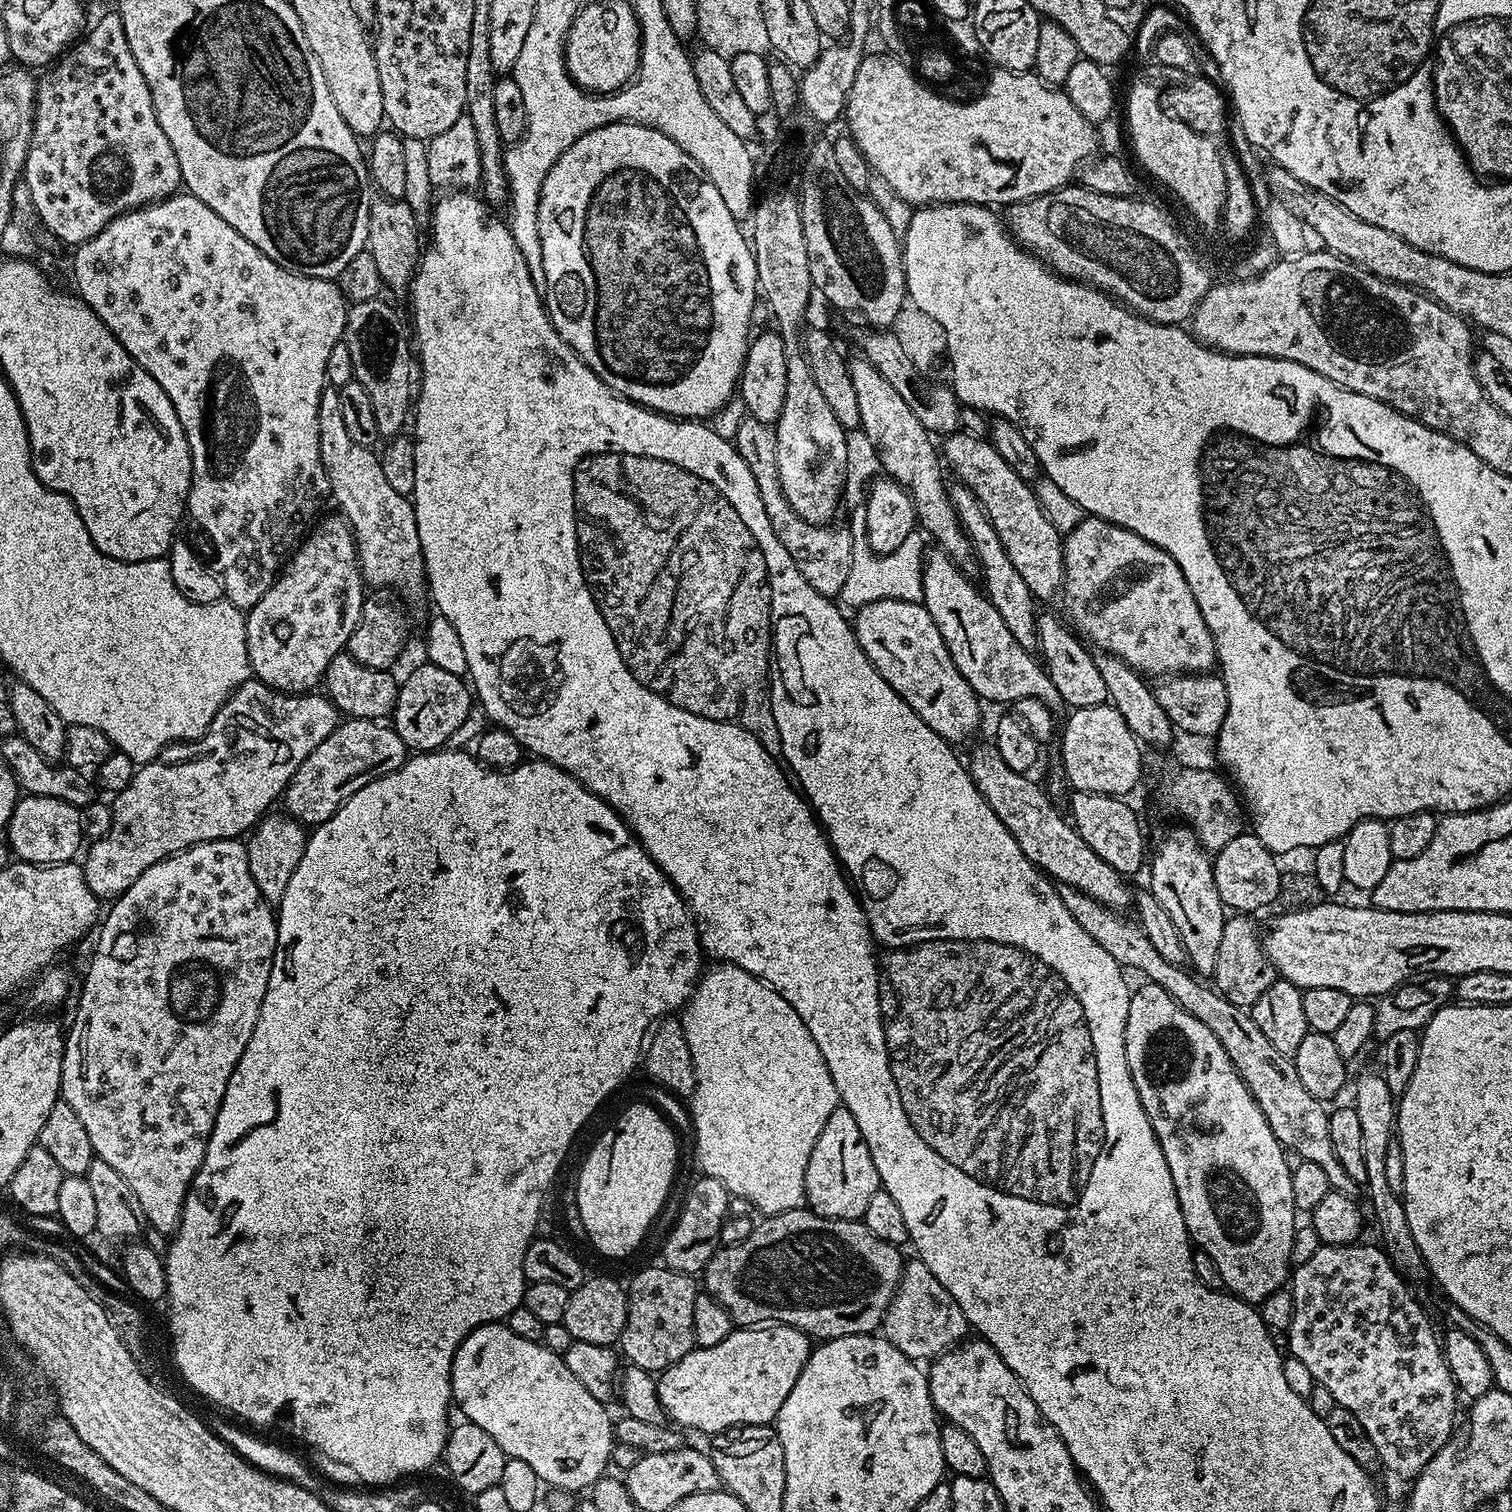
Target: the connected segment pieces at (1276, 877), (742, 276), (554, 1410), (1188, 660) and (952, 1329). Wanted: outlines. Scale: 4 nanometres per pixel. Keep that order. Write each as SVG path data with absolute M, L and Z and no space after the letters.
M1241 834L1222 846L1215 853L1212 860L1212 873L1214 874L1214 886L1218 886L1220 900L1225 909L1236 914L1256 914L1259 908L1268 908L1275 905L1280 899L1281 870L1276 864L1276 856L1256 837L1255 834Z
M607 124L590 134L582 134L570 150L554 162L550 174L542 182L538 202L538 238L542 242L542 267L546 270L546 286L542 290L546 301L548 317L564 341L580 355L580 360L590 366L606 386L623 396L677 420L707 421L707 416L720 412L734 396L740 382L740 372L744 369L744 359L748 353L752 311L758 304L758 285L756 283L756 263L752 246L747 235L740 233L741 225L726 210L722 194L714 187L714 182L706 178L702 166L678 146L666 134L641 124Z
M507 1323L483 1324L482 1327L474 1329L458 1346L452 1363L452 1398L455 1407L460 1407L460 1412L464 1415L461 1417L467 1423L482 1426L482 1430L486 1430L486 1434L490 1434L490 1438L498 1442L505 1457L526 1462L526 1466L530 1466L530 1470L534 1470L534 1474L538 1474L538 1478L549 1489L580 1494L583 1488L584 1491L591 1489L592 1485L609 1471L614 1439L614 1420L613 1417L608 1417L608 1412L604 1409L607 1408L605 1401L594 1398L594 1394L590 1394L590 1390L586 1390L586 1386L582 1386L582 1382L578 1382L578 1378L570 1374L570 1366L566 1366L562 1356L554 1354L554 1350L550 1350L542 1342L526 1342L526 1338L514 1334L514 1330L510 1330Z
M1085 515L1063 537L1062 597L1071 627L1093 649L1109 652L1145 678L1208 674L1217 667L1216 643L1174 558L1129 528Z
M919 1258L909 1259L900 1275L898 1290L884 1315L882 1325L884 1339L889 1340L894 1346L898 1346L898 1350L902 1350L902 1354L906 1354L911 1360L931 1362L948 1349L955 1348L969 1335L969 1332L968 1319L962 1314L962 1306L958 1306L958 1302L954 1302L954 1298L950 1298L950 1290L946 1290L946 1286L942 1286L942 1282L938 1282L938 1278L934 1278L934 1274L930 1274L930 1266L926 1266L926 1262L922 1262Z

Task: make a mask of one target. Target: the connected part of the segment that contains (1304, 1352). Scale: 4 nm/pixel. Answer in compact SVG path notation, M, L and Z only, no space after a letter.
M1364 1243L1326 1244L1310 1257L1310 1262L1295 1265L1290 1276L1292 1321L1288 1324L1288 1348L1336 1399L1333 1401L1358 1418L1362 1430L1374 1442L1379 1463L1396 1476L1415 1478L1453 1439L1458 1389L1444 1361L1438 1332L1436 1336L1427 1314L1408 1293L1409 1285L1397 1265L1389 1260L1383 1247Z

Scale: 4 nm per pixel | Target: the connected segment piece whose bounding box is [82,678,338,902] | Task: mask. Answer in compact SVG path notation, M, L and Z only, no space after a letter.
M249 678L246 683L239 684L232 691L232 697L225 702L218 710L218 714L214 714L214 718L210 722L210 726L205 730L204 734L197 740L185 740L178 744L169 744L167 748L163 748L149 764L142 764L137 767L134 778L130 782L130 786L126 786L126 790L115 793L114 799L111 801L112 825L109 832L100 839L93 839L87 845L86 851L82 856L82 867L84 877L86 878L86 886L90 886L90 890L104 902L115 901L126 890L130 890L130 886L134 882L138 882L138 878L142 878L142 874L146 874L146 870L150 870L150 866L154 866L158 862L162 862L167 856L173 856L176 852L183 852L186 848L193 848L196 844L202 842L210 842L211 840L235 840L243 837L245 834L251 833L261 820L264 819L266 813L271 809L271 804L281 799L284 794L284 788L290 782L290 778L298 770L298 766L302 766L302 762L309 756L322 741L335 730L338 723L338 709L327 695L319 694L289 694L286 692L277 692L276 689L266 686L261 680Z

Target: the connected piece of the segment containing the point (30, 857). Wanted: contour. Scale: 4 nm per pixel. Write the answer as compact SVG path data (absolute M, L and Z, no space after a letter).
M21 795L6 829L6 843L11 855L25 864L66 864L75 861L86 840L79 822L79 814L80 809L58 798Z

